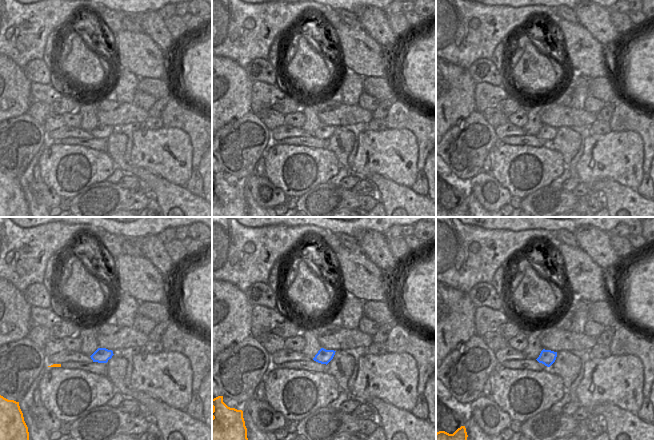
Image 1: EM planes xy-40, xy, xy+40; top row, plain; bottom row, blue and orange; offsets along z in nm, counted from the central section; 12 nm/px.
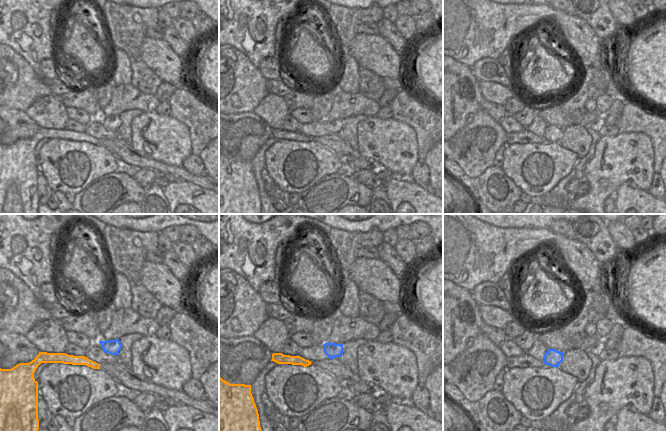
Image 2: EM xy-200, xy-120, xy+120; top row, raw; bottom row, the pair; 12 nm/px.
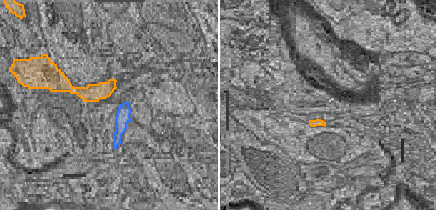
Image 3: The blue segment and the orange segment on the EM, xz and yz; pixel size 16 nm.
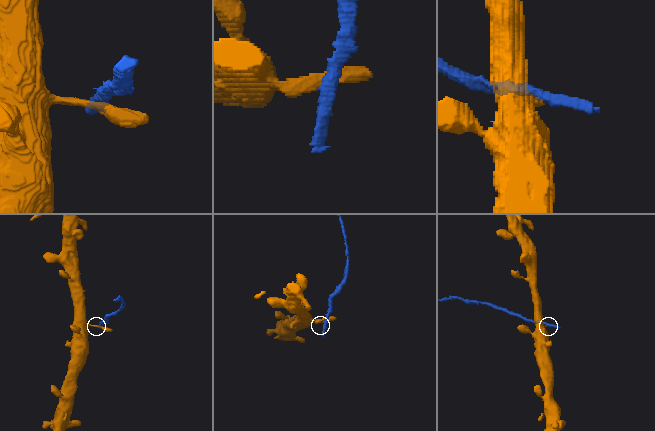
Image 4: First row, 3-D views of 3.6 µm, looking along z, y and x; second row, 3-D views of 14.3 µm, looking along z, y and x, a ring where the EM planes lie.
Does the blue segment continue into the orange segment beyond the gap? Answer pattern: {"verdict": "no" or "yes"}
{"verdict": "no"}

